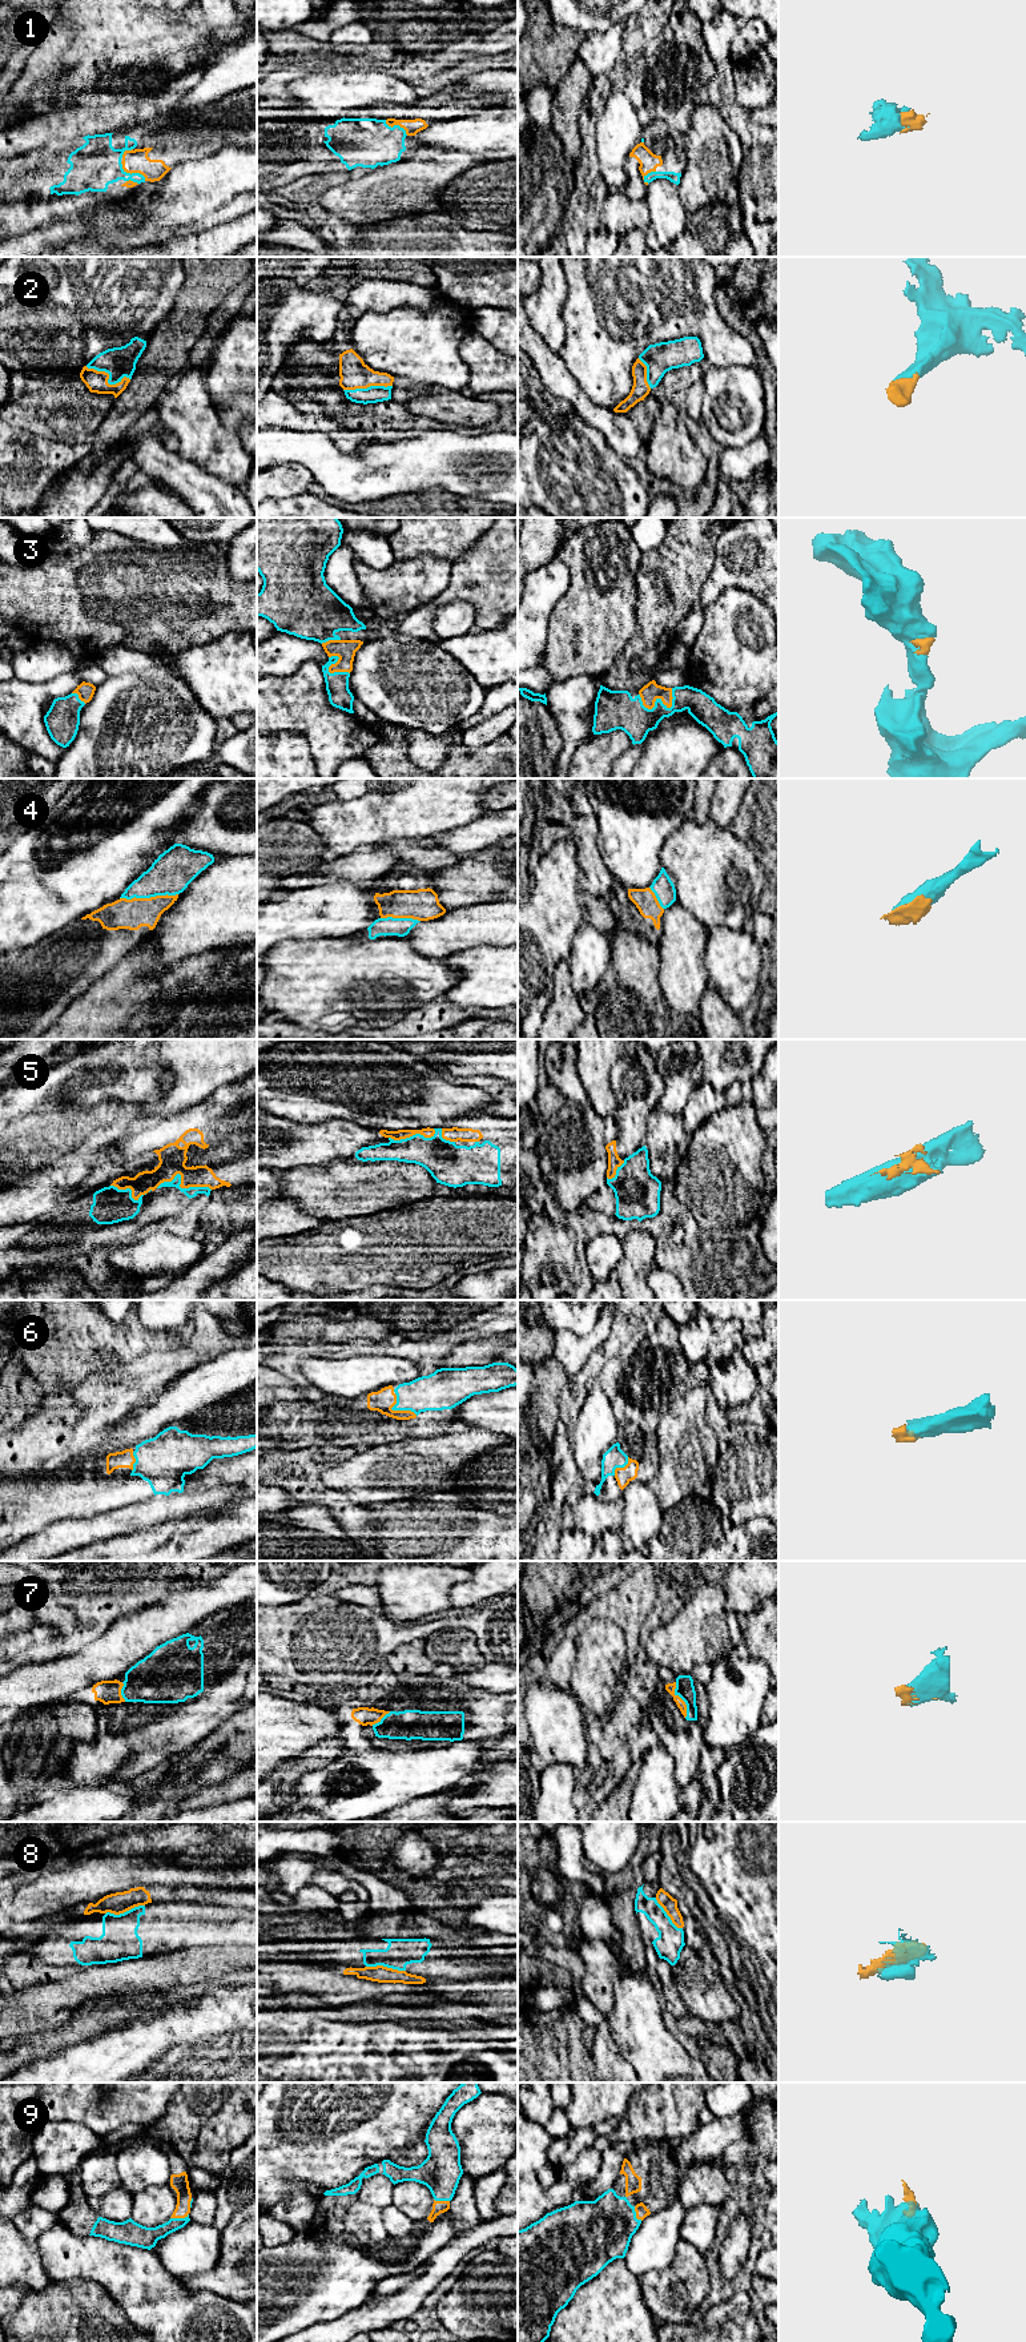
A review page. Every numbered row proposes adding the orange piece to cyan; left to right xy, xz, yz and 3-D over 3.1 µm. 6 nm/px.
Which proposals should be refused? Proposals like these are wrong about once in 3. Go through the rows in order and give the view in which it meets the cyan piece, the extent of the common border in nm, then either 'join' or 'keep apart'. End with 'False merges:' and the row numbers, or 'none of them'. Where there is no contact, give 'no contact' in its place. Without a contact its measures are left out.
1: meets cyan in xy; contact 190 nm long; join
2: meets cyan in xy; contact 280 nm long; join
3: meets cyan in yz; contact 220 nm long; join
4: meets cyan in xy; contact 360 nm long; join
5: meets cyan in xy; contact 340 nm long; join
6: meets cyan in xz; contact 190 nm long; join
7: meets cyan in yz; contact 220 nm long; join
8: meets cyan in xy; contact 240 nm long; keep apart
9: meets cyan in xy; contact 120 nm long; join
False merges: 8

